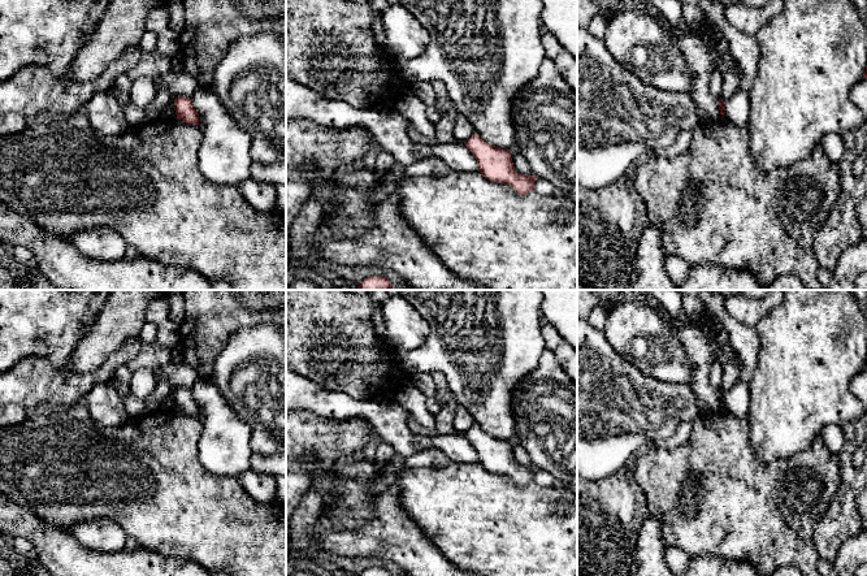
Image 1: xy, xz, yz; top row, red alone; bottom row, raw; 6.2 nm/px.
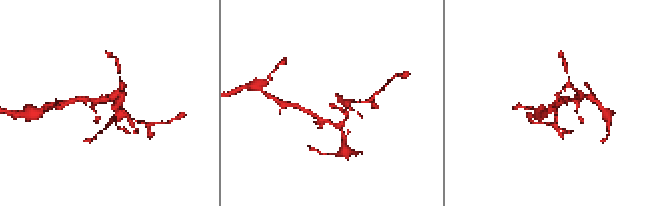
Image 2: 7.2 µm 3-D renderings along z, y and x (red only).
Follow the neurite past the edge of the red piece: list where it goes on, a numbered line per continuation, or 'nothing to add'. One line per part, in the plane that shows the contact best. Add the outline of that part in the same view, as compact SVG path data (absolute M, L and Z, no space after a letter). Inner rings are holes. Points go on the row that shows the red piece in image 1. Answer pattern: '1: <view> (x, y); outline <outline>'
nothing to add

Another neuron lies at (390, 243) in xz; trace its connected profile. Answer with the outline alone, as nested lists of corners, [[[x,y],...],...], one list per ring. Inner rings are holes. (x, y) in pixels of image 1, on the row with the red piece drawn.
[[[395,192],[376,203],[373,226],[356,239],[341,239],[337,234],[322,234],[313,255],[334,265],[378,267],[398,273],[416,290],[489,290],[448,270],[438,256],[400,215],[400,202]]]

